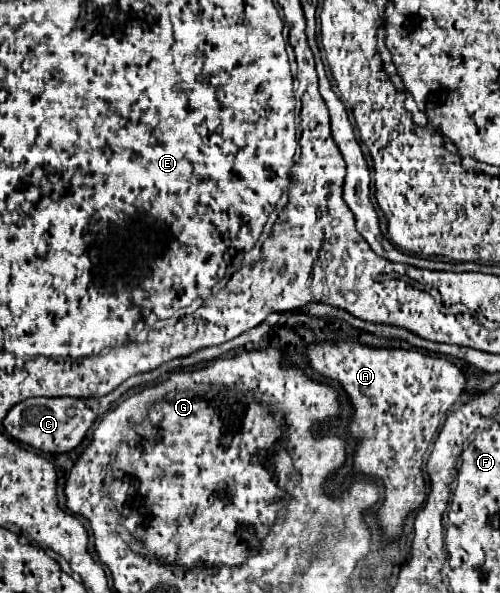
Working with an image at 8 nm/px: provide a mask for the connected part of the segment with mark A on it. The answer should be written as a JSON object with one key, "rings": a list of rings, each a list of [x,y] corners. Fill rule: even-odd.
{"rings":[[[325,342],[325,344],[319,344],[319,346],[309,346],[309,348],[307,348],[307,358],[311,360],[311,366],[313,366],[319,374],[323,374],[323,376],[327,376],[327,378],[339,380],[341,386],[345,388],[345,392],[347,392],[353,408],[355,408],[355,416],[353,416],[353,422],[351,422],[351,426],[349,426],[349,432],[359,440],[359,448],[357,448],[357,452],[355,452],[355,470],[359,470],[361,474],[365,474],[365,476],[369,476],[369,478],[381,480],[381,484],[383,484],[383,488],[385,488],[385,500],[383,500],[383,504],[381,504],[381,508],[379,508],[379,522],[381,522],[381,528],[385,530],[385,538],[387,538],[387,540],[399,536],[405,516],[407,516],[413,508],[419,508],[419,506],[425,502],[425,496],[427,496],[427,494],[425,494],[425,478],[423,478],[423,470],[421,470],[421,466],[423,466],[423,456],[427,454],[429,444],[431,444],[433,436],[437,434],[437,430],[439,430],[439,426],[441,426],[443,414],[451,408],[451,404],[453,404],[453,402],[461,396],[461,392],[463,392],[465,378],[463,378],[461,370],[459,370],[457,366],[453,366],[453,364],[451,364],[449,360],[445,360],[445,358],[429,356],[429,354],[419,352],[419,350],[401,350],[401,348],[397,348],[397,350],[383,350],[383,348],[381,348],[381,350],[379,350],[379,348],[361,346],[361,344],[357,344],[357,342],[337,342],[337,344]]]}

